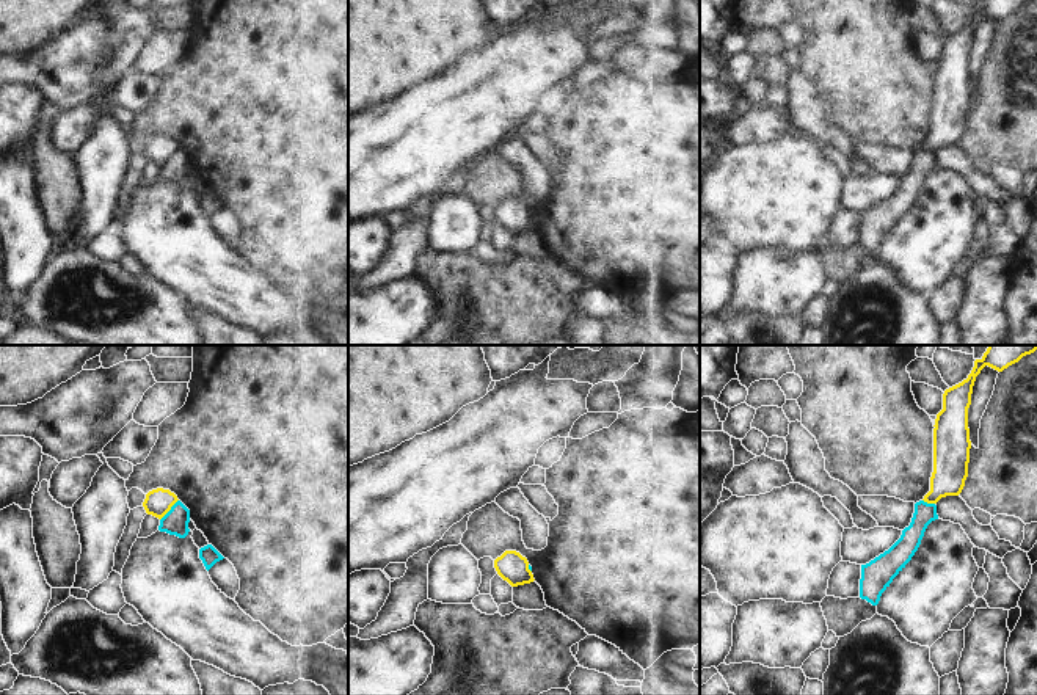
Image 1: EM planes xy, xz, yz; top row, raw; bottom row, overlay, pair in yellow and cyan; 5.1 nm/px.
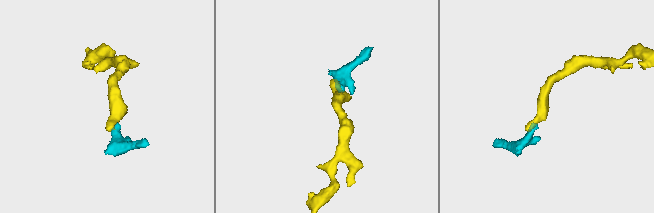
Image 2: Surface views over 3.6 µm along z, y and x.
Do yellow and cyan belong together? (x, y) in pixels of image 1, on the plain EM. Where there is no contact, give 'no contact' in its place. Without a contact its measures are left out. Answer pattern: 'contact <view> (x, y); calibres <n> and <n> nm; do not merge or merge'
contact xy (170, 157); calibres 140 and 130 nm; do not merge

